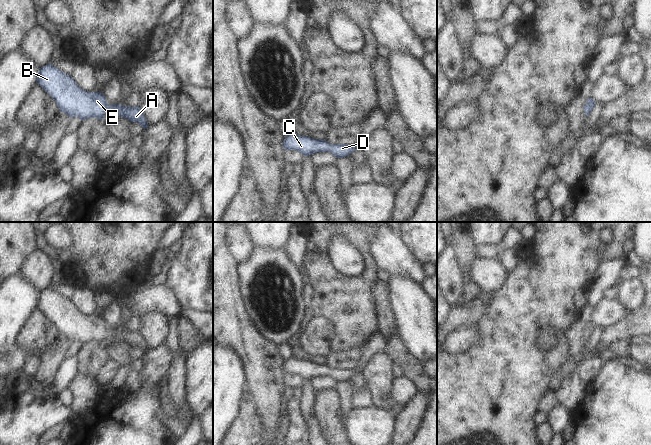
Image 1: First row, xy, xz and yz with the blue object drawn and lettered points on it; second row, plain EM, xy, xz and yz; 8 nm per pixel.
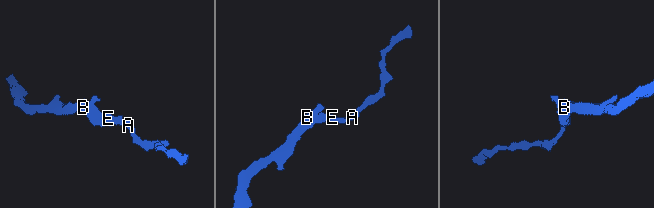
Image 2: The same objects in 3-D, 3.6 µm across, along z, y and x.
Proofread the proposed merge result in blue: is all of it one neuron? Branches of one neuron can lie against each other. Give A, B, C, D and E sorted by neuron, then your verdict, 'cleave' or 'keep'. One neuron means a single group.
A B C D E | keep

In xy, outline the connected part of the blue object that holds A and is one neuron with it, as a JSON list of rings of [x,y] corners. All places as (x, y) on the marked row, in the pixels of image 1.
[[[48,63],[40,68],[37,84],[39,84],[55,101],[60,112],[65,113],[70,118],[79,117],[82,121],[87,118],[104,119],[104,114],[108,110],[110,114],[128,119],[130,122],[139,123],[145,130],[149,125],[139,106],[130,107],[117,103],[109,105],[106,97],[101,92],[87,92],[81,89],[70,75],[65,74],[55,66]]]

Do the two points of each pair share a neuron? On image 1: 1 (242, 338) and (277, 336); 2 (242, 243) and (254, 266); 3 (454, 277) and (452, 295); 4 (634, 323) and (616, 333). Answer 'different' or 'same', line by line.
1: different
2: different
3: same
4: same

